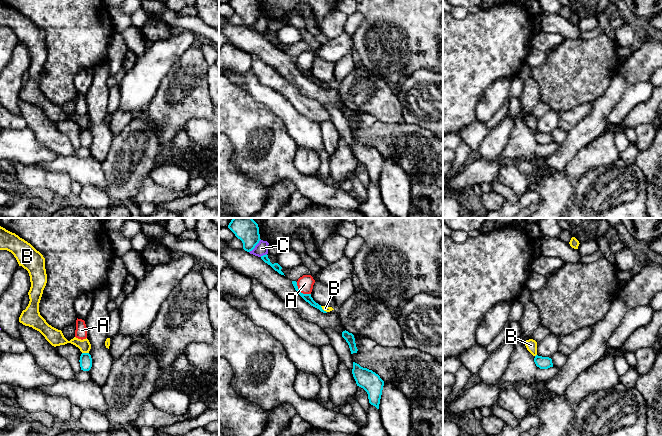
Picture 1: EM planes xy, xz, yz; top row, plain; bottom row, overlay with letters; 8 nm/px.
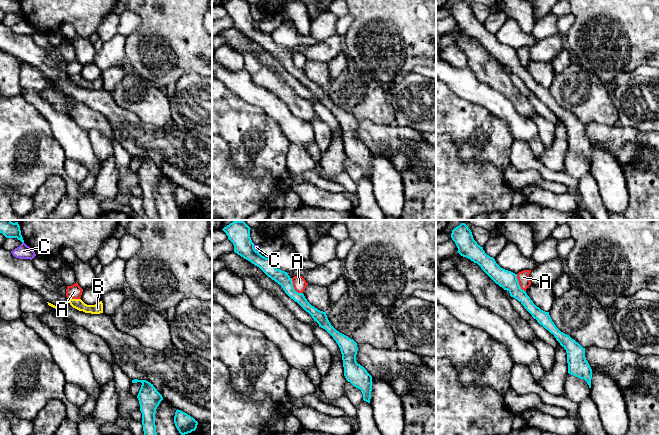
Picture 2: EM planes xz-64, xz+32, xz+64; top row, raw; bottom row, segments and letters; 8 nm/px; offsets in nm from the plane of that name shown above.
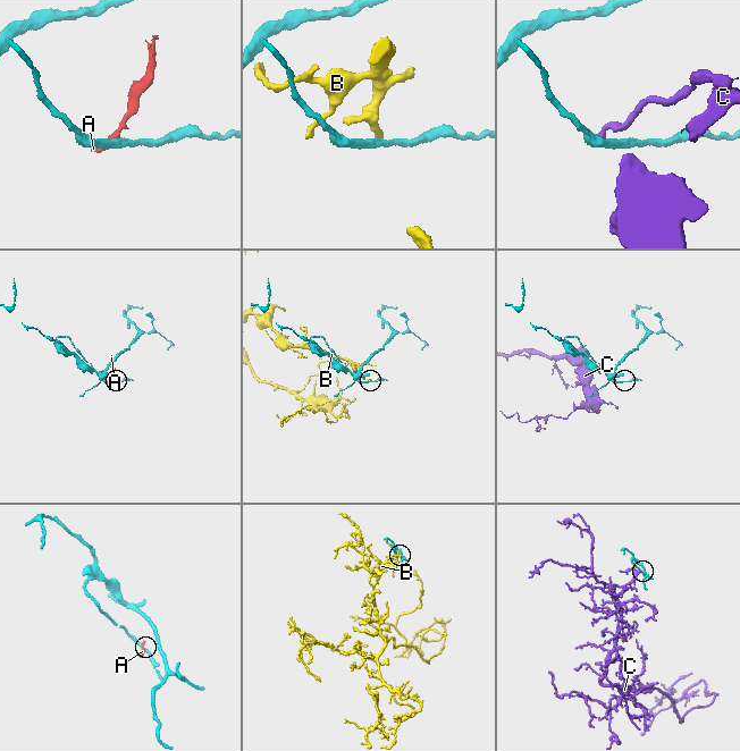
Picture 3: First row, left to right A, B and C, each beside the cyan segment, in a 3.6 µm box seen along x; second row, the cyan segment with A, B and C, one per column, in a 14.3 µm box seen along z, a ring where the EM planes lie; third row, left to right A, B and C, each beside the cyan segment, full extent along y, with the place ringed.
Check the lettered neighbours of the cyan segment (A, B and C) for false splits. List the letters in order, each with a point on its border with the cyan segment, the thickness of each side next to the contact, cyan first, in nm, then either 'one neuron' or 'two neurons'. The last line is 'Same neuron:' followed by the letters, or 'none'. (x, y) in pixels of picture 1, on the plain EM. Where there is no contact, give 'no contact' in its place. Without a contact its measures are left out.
A: meets cyan in xz at (300, 68); 60 nm thick on the cyan side, 130 nm on the other; two neurons
B: meets cyan in xy at (85, 129); 100 nm thick on the cyan side, 100 nm on the other; two neurons
C: meets cyan in xz at (255, 21); 160 nm thick on the cyan side, 100 nm on the other; two neurons
Same neuron: none

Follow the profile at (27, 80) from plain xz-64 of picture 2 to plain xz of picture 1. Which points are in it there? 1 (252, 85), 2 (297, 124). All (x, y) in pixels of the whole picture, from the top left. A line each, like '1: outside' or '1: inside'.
1: outside
2: outside

